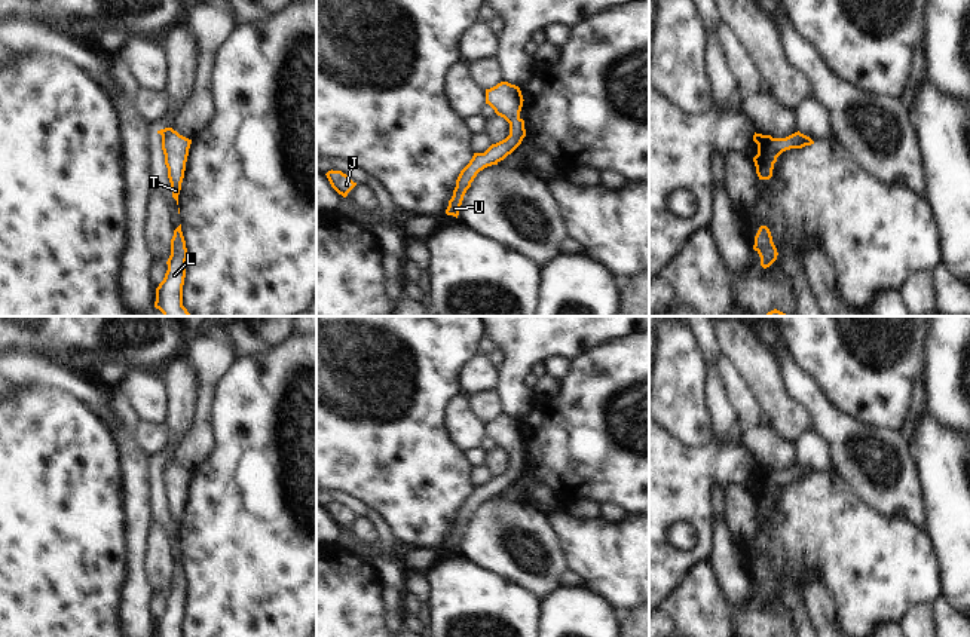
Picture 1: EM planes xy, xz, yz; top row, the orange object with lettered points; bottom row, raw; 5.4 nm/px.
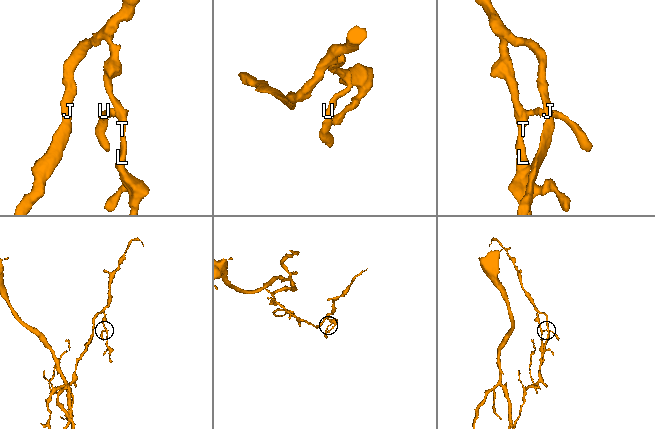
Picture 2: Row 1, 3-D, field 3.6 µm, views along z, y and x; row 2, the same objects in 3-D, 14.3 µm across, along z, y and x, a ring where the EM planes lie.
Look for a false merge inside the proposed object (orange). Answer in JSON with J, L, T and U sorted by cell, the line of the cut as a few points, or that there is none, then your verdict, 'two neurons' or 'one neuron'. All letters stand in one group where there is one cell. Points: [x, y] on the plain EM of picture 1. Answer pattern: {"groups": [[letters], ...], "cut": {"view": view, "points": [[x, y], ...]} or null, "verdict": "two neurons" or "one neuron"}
{"groups": [["J", "L", "T", "U"]], "cut": null, "verdict": "one neuron"}

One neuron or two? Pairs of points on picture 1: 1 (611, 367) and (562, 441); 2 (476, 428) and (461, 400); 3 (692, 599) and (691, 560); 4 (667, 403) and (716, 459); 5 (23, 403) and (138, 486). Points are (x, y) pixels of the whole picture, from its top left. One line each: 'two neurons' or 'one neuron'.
1: one neuron
2: one neuron
3: two neurons
4: two neurons
5: two neurons

